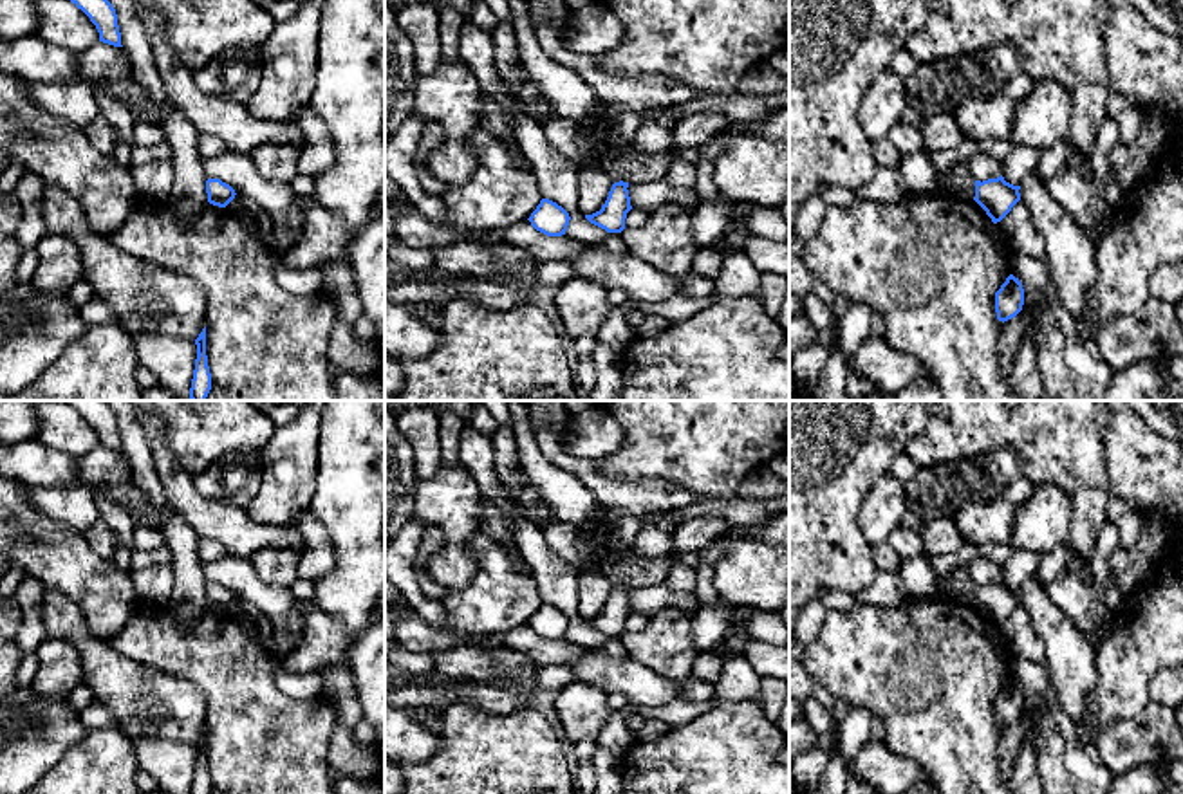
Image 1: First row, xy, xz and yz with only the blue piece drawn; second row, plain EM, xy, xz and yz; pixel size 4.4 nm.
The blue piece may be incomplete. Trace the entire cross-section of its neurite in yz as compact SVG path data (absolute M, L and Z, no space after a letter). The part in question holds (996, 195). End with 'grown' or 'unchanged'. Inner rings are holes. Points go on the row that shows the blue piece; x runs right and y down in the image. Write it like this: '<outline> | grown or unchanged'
M1004 177L975 180L975 202L986 211L993 224L1001 222L1020 200L1020 186L1013 186Z | unchanged

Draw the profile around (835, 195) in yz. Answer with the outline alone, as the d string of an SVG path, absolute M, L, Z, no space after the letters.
M827 186L822 188L818 193L827 204L838 206L838 208L849 208L856 195L852 189L842 188L842 186Z

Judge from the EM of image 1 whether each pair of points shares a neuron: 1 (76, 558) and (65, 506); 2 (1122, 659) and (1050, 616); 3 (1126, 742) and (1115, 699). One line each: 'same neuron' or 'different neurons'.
1: different neurons
2: different neurons
3: different neurons

